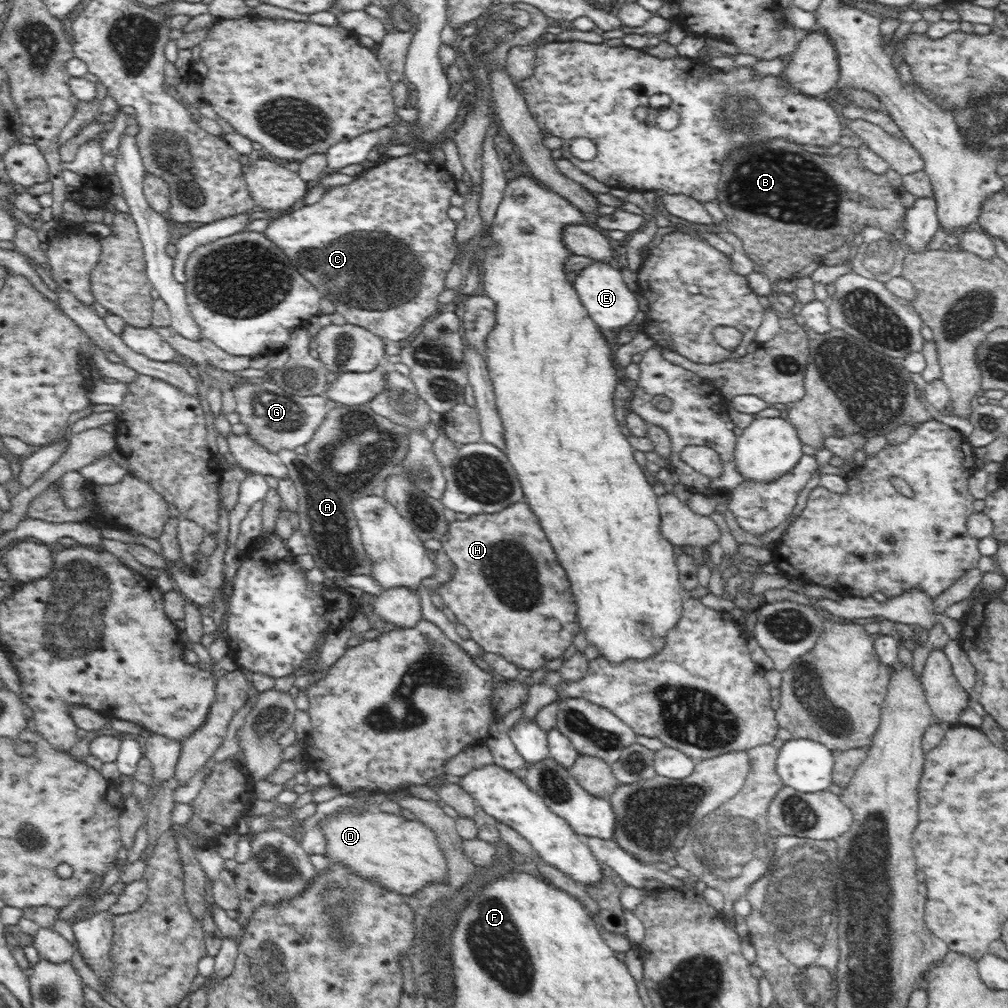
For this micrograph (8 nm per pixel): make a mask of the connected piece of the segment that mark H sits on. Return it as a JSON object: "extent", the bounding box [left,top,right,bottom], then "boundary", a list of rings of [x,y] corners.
{"extent":[437,502,581,671],"boundary":[[[526,502],[512,504],[495,514],[472,515],[464,521],[456,520],[449,524],[440,540],[441,548],[456,566],[456,572],[437,592],[458,622],[468,628],[470,638],[482,647],[482,651],[502,656],[514,666],[531,671],[543,668],[549,660],[562,656],[575,634],[581,631],[574,593],[552,544]]]}

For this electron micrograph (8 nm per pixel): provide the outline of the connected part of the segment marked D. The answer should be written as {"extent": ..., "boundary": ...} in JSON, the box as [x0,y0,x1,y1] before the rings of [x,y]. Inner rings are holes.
{"extent":[320,809,449,894],"boundary":[[[377,809],[368,810],[362,814],[335,812],[324,820],[320,820],[320,829],[324,831],[324,837],[326,837],[325,855],[330,862],[342,863],[352,868],[356,874],[364,876],[364,879],[372,879],[378,885],[398,894],[414,894],[426,884],[443,882],[449,872],[448,863],[436,833],[418,819],[408,820],[402,815],[385,813]]]}

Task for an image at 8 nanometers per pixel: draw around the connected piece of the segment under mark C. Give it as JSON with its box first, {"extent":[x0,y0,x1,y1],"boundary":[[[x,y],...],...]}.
{"extent":[264,153,457,344],"boundary":[[[414,153],[389,157],[373,168],[364,169],[349,184],[326,191],[318,202],[270,220],[264,234],[282,249],[323,297],[333,302],[347,323],[367,328],[386,341],[402,344],[416,328],[421,328],[428,316],[442,309],[437,296],[445,289],[444,280],[456,254],[457,222],[448,217],[448,208],[457,193],[457,183],[444,163],[437,160],[425,163]]]}

